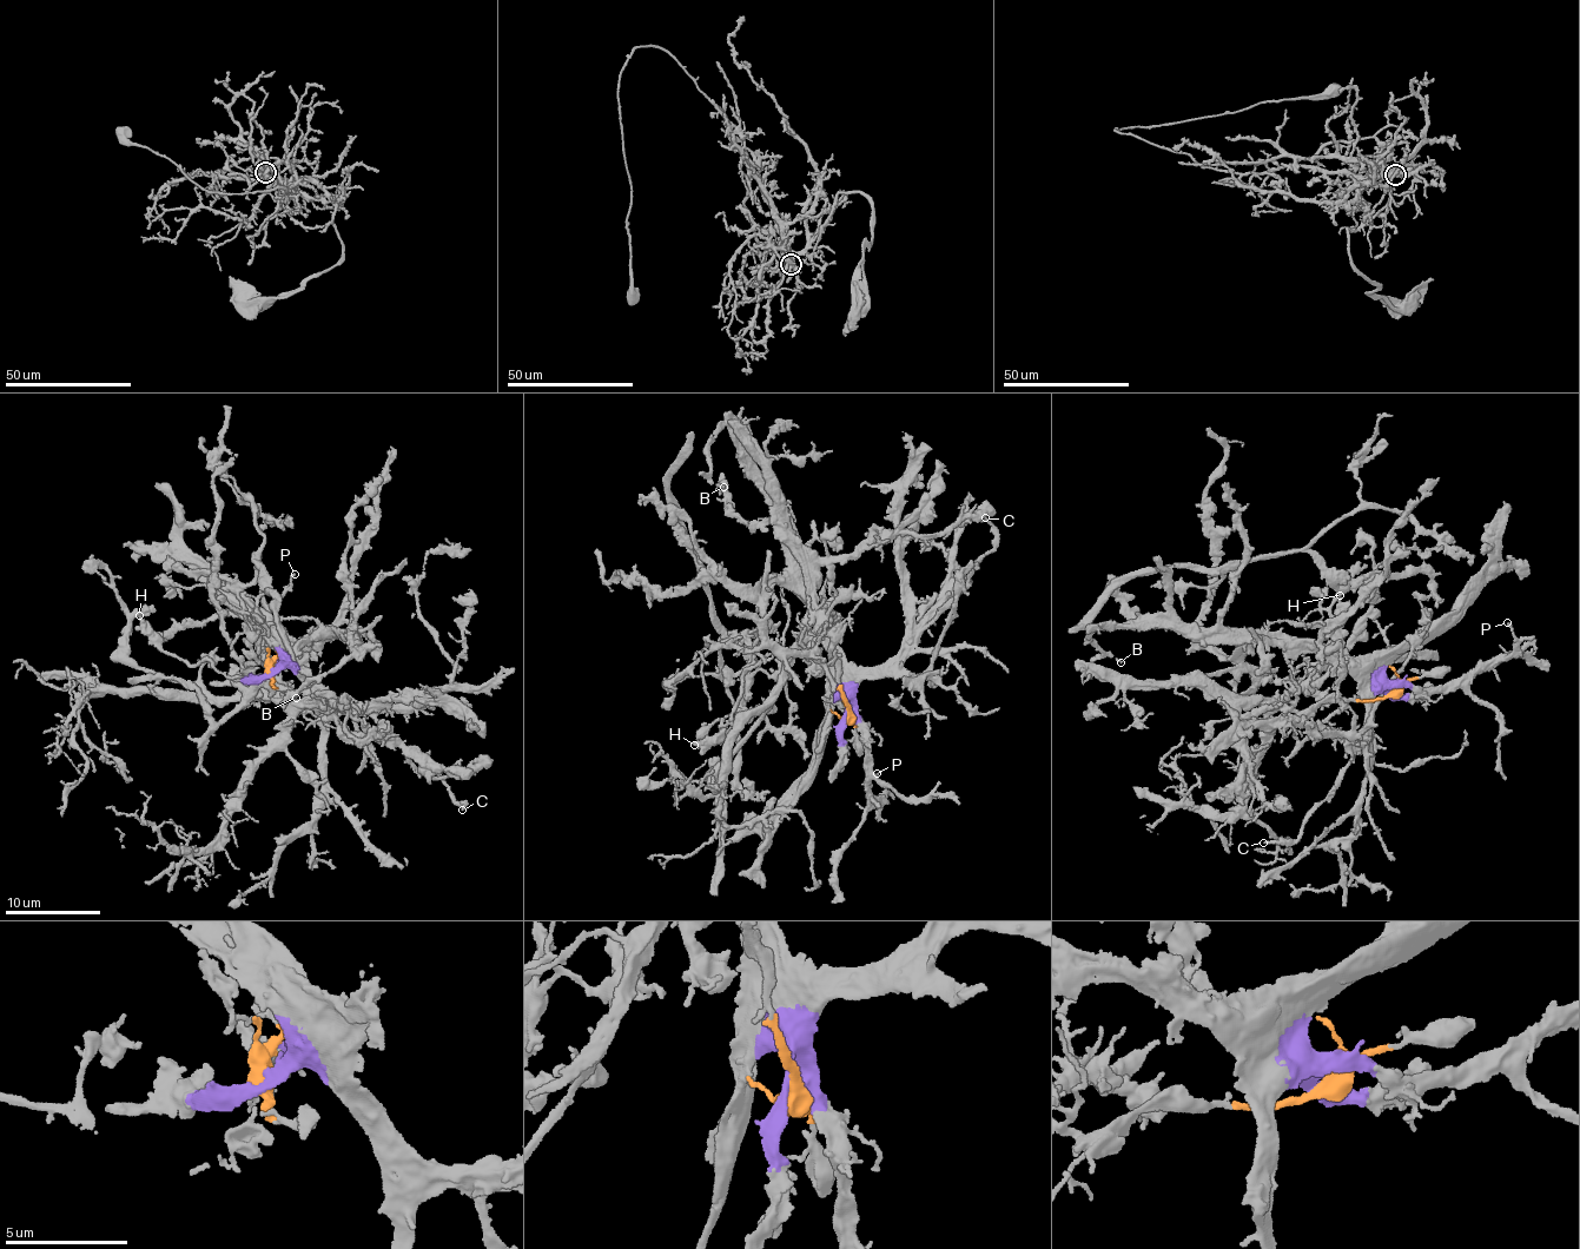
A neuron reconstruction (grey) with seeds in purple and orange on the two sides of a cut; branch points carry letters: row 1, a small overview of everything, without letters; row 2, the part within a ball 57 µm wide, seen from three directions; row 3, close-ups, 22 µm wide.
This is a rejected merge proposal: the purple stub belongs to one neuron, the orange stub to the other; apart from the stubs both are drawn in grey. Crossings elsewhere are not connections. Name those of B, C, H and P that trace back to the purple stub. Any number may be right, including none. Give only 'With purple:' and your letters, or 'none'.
With purple: B, C, P

